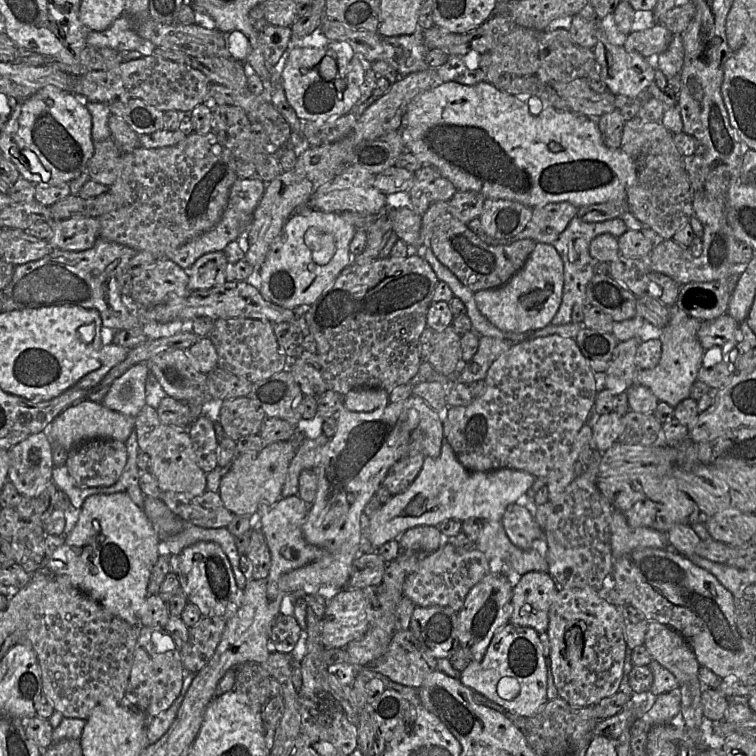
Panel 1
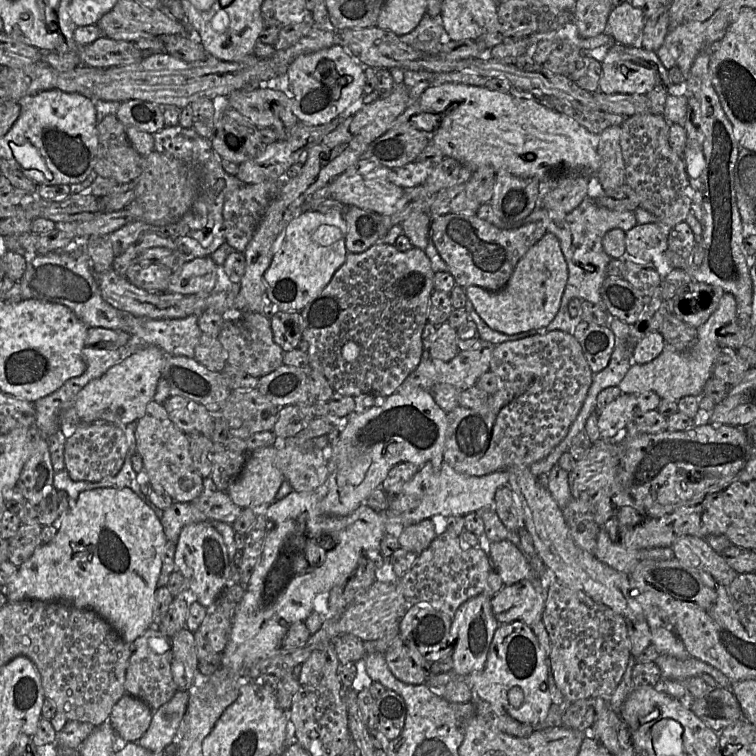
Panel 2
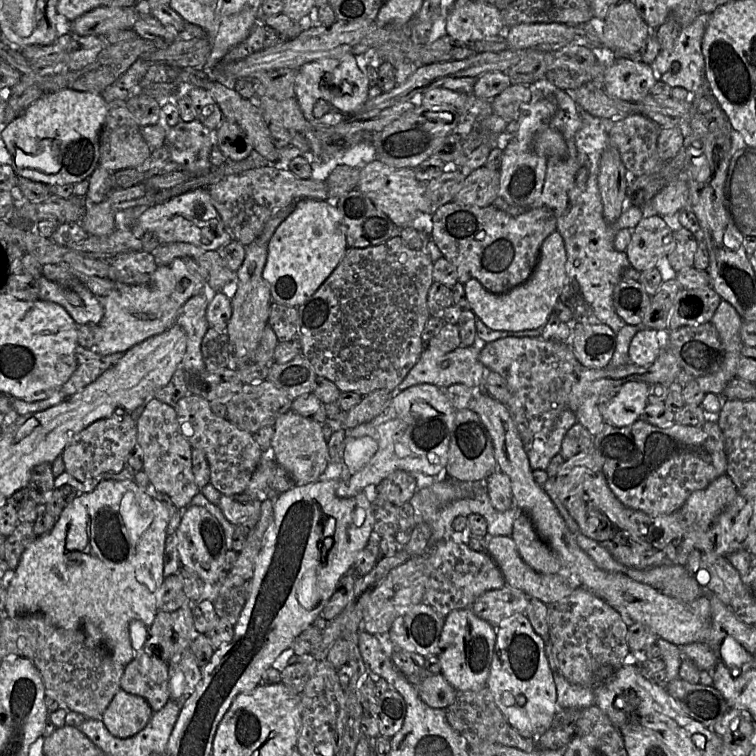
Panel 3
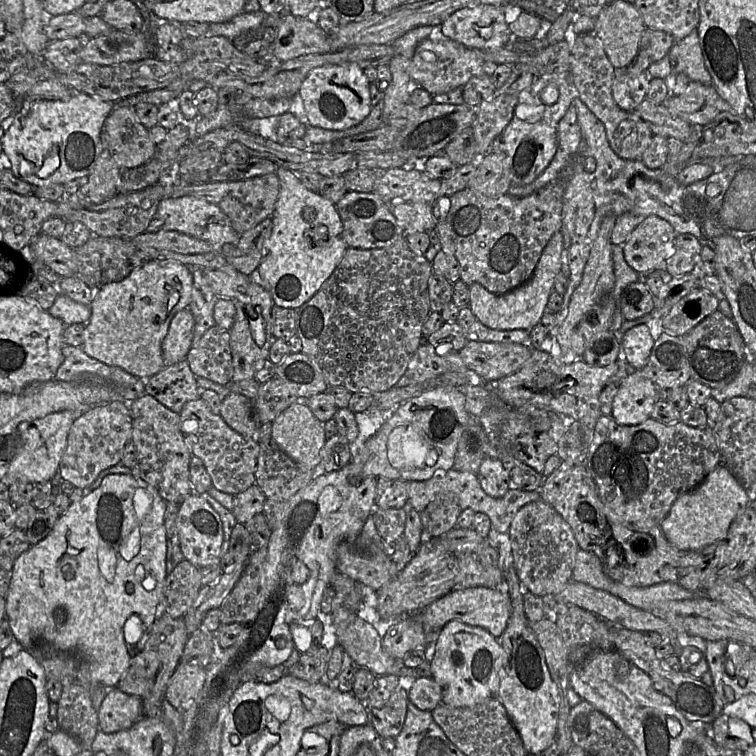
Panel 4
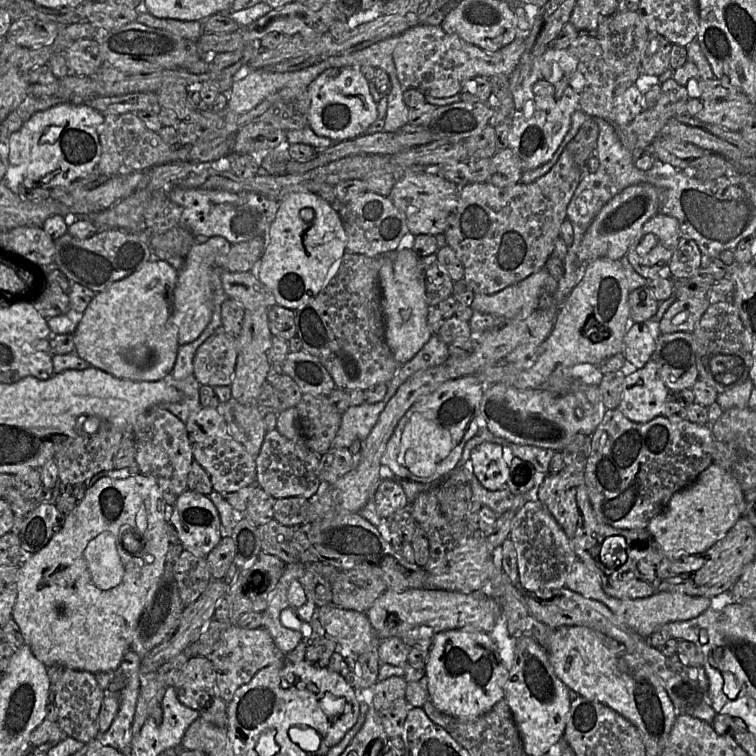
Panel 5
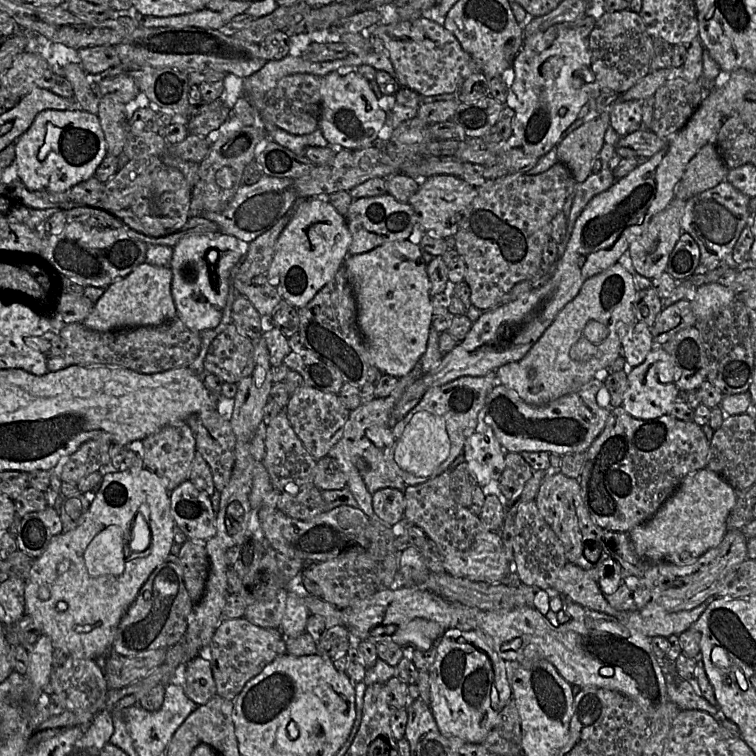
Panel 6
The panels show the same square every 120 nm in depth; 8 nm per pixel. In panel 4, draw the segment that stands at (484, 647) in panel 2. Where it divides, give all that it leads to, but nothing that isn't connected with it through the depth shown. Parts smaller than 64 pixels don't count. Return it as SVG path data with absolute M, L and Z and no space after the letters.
M460 620L449 621L436 634L430 661L431 677L441 688L442 703L453 707L470 707L496 696L502 660L503 648L499 640L486 629Z

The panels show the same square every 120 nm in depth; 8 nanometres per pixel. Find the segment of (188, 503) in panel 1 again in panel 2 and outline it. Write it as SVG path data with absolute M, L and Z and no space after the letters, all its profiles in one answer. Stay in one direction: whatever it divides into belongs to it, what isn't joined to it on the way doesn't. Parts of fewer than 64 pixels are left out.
M216 491L211 496L201 496L192 502L209 519L225 522L232 525L242 508L236 505L227 492Z

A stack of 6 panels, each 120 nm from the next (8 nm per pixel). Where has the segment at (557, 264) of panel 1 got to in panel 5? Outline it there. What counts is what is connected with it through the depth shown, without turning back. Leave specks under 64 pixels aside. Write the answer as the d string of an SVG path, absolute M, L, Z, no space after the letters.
M540 269L526 279L492 295L474 294L473 311L505 320L525 318L537 310L539 296L549 273Z

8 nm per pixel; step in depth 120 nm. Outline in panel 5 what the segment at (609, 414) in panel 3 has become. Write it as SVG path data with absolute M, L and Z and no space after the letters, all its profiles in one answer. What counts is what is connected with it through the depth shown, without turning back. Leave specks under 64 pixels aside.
M650 359L644 367L626 375L618 410L630 421L647 423L662 415L669 389Z

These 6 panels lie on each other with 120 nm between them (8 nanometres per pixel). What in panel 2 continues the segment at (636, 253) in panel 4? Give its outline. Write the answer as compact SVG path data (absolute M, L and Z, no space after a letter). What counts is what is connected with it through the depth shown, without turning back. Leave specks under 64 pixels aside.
M659 222L637 224L625 234L626 257L637 261L651 261L657 254L663 254L668 249L667 237L669 229Z

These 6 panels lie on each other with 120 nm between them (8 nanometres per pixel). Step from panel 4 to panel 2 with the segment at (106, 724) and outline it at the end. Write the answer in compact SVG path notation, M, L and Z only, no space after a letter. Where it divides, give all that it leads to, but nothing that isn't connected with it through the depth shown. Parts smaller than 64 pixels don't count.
M125 693L114 705L108 723L123 742L137 742L148 730L154 710L143 700Z

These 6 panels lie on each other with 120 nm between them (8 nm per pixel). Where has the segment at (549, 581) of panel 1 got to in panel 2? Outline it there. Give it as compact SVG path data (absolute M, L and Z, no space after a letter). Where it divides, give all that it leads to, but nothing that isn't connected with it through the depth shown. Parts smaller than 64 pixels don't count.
M524 579L504 585L491 597L491 608L500 624L519 620L532 626L542 620L545 599L545 579Z

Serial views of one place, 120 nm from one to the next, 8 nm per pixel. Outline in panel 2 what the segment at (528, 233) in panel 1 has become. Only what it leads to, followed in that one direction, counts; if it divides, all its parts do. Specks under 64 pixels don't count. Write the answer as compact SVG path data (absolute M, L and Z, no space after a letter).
M593 190L578 207L561 219L552 219L550 217L548 210L543 207L542 198L543 196L540 192L536 206L531 214L524 220L515 222L512 228L517 228L533 222L542 223L547 232L554 234L559 240L562 253L568 266L568 279L561 297L559 310L553 320L545 327L527 331L527 336L531 334L546 334L554 330L571 333L575 320L569 315L568 303L573 298L580 298L604 308L600 289L607 277L606 267L612 258L604 251L602 239L611 229L621 229L627 232L637 225L637 220L633 211L615 211L598 205L593 199Z

